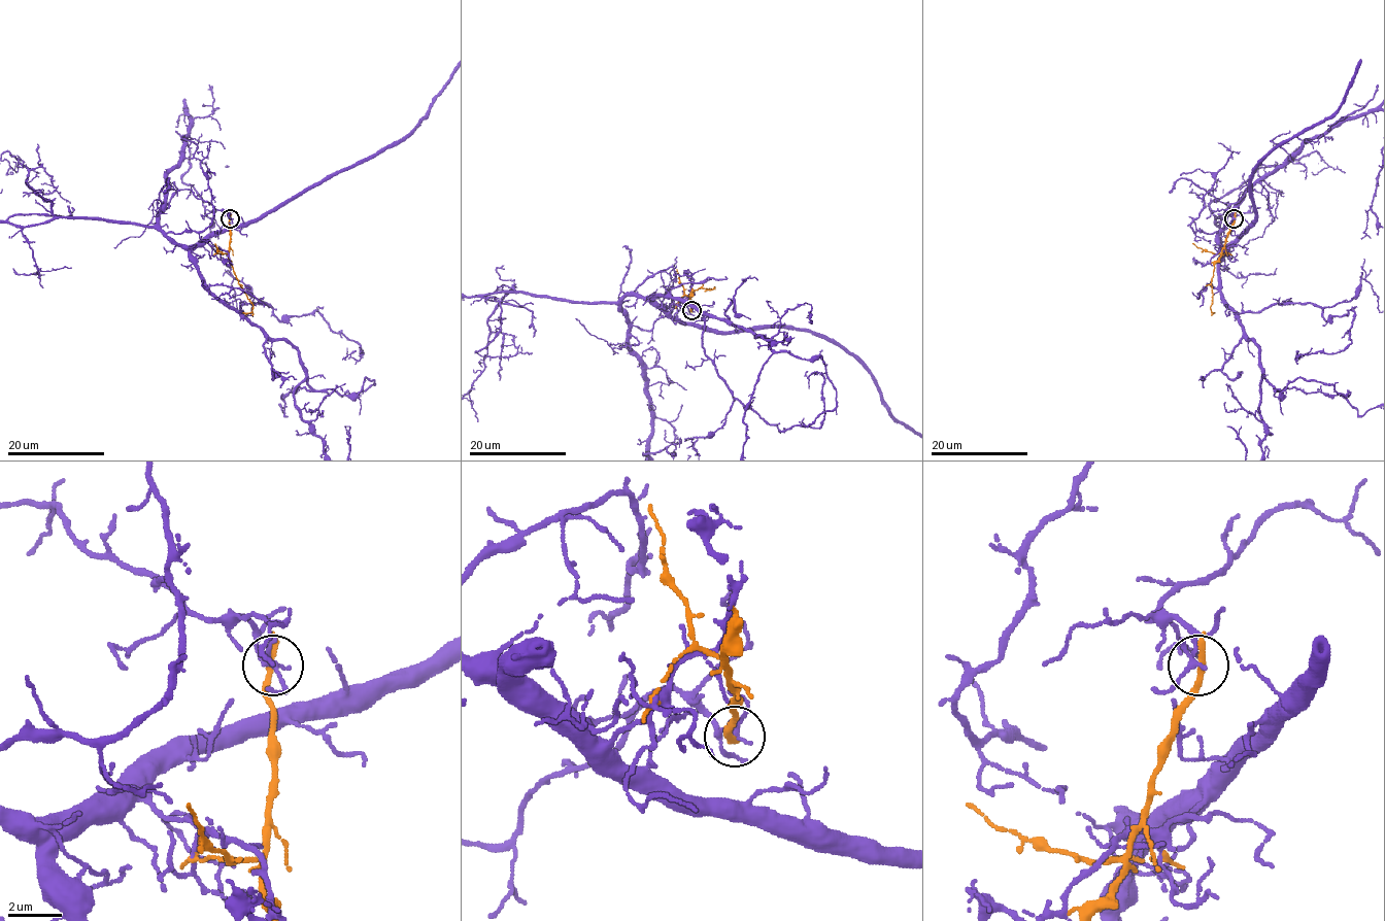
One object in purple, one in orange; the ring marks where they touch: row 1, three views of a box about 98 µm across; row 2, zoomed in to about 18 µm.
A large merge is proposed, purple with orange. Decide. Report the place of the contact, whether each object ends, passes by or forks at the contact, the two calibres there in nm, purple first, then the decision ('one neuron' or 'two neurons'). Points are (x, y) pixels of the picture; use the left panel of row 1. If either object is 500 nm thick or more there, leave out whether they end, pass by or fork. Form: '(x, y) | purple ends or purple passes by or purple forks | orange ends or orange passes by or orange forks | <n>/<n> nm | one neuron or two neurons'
(230, 218) | purple passes by | orange ends | 190/300 nm | two neurons

